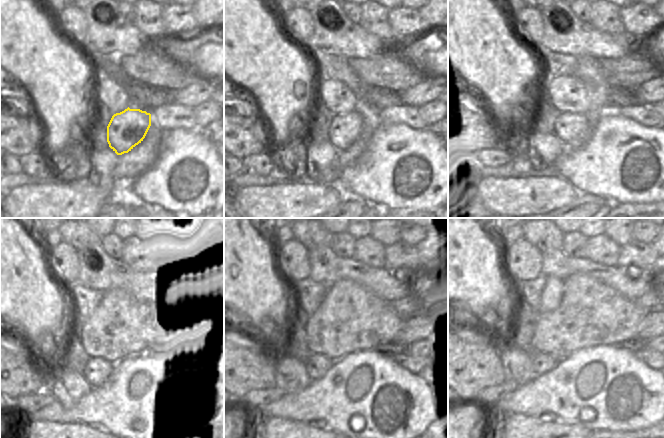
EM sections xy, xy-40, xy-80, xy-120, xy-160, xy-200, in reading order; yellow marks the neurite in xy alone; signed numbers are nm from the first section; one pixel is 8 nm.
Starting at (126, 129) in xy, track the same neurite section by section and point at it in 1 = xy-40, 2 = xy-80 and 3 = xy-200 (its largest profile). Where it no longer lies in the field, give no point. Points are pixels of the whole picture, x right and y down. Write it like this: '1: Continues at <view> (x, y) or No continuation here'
1: Continues at xy-40 (345, 129)
2: Continues at xy-80 (573, 129)
3: Continues at xy-200 (542, 362).

